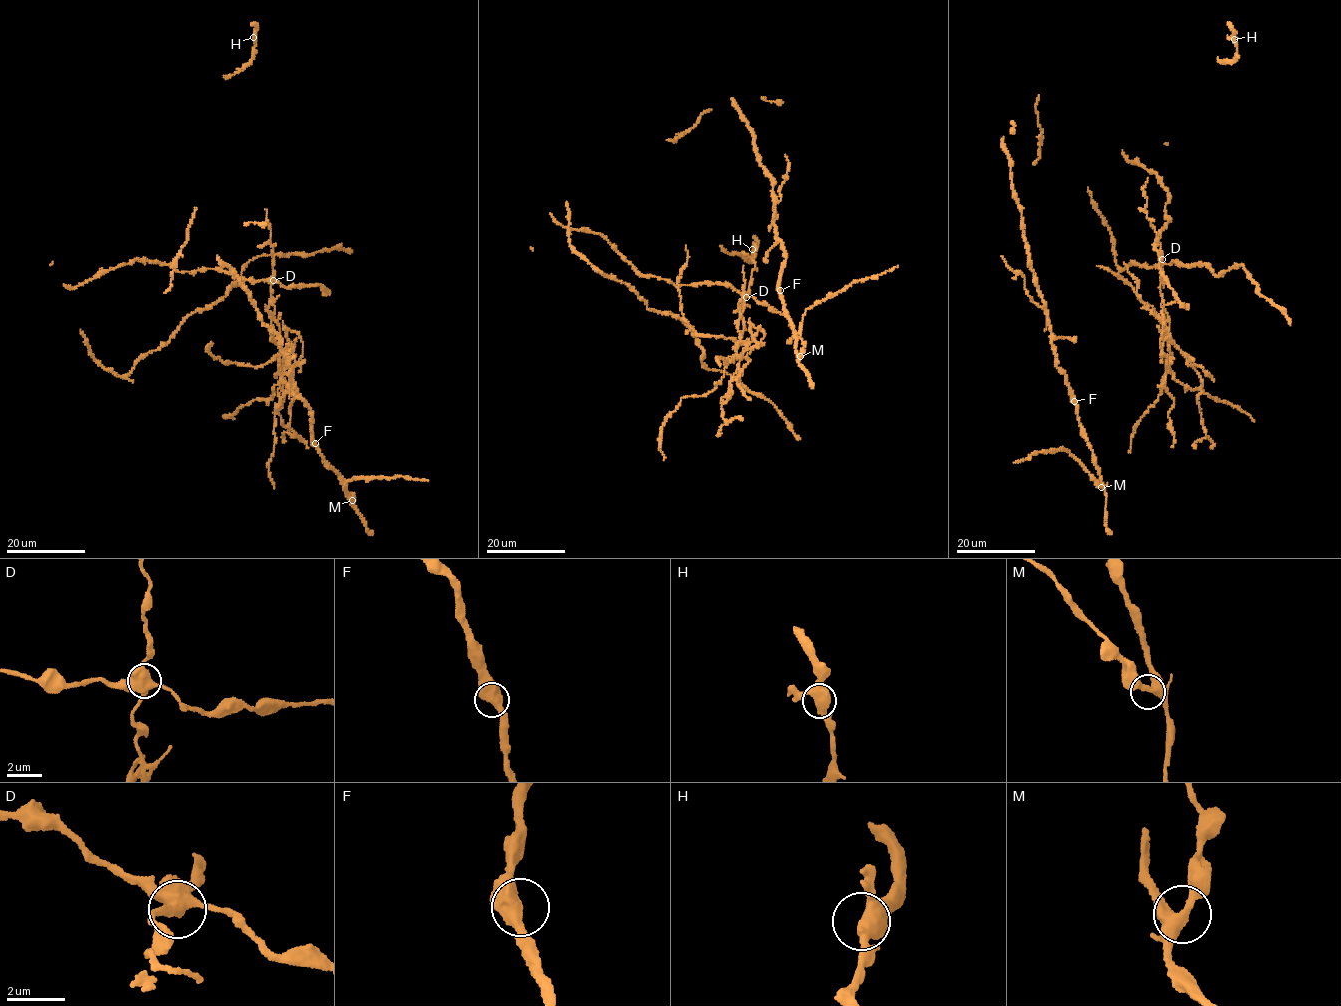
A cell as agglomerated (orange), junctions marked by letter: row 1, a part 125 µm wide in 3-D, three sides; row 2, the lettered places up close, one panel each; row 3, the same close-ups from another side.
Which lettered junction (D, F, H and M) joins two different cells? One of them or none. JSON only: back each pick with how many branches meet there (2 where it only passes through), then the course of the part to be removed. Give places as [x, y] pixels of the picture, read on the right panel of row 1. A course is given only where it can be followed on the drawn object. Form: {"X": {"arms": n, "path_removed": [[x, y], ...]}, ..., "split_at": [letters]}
{"D": {"arms": 4, "path_removed": [[1162, 259], [1170, 372], [1181, 384], [1200, 387], [1247, 413], [1253, 422]]}, "split_at": ["D"]}

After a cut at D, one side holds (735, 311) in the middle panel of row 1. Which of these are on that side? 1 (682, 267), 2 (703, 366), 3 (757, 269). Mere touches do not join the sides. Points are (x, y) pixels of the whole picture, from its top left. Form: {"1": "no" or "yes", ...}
{"1": "yes", "2": "no", "3": "yes"}

